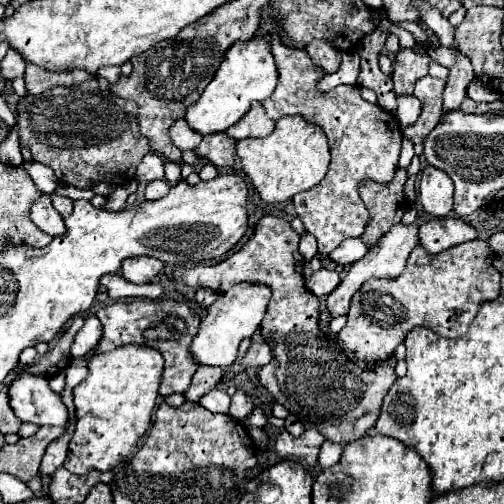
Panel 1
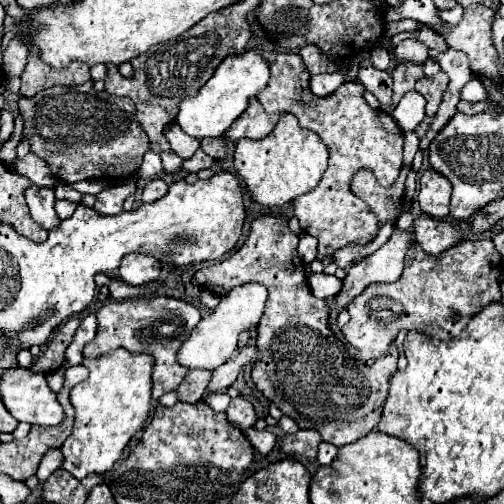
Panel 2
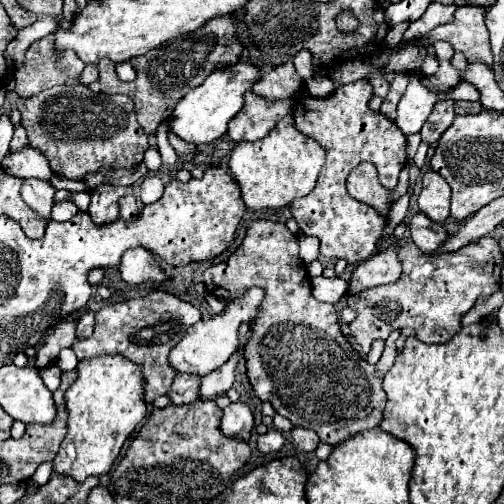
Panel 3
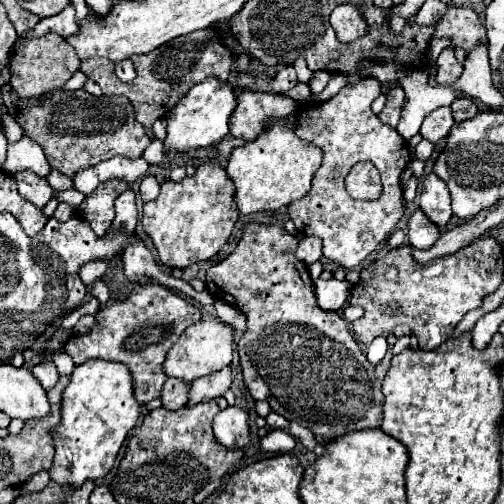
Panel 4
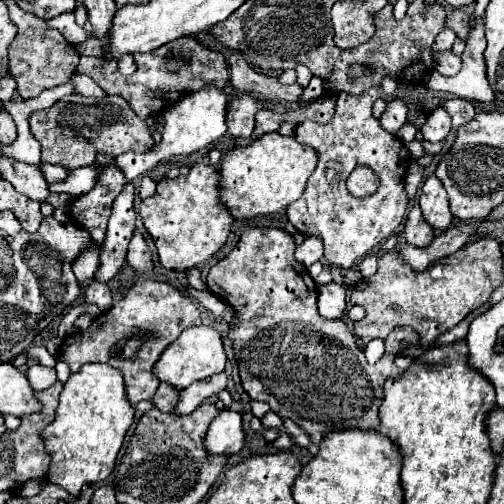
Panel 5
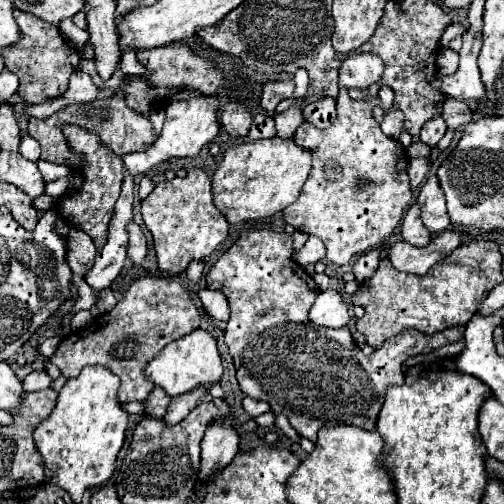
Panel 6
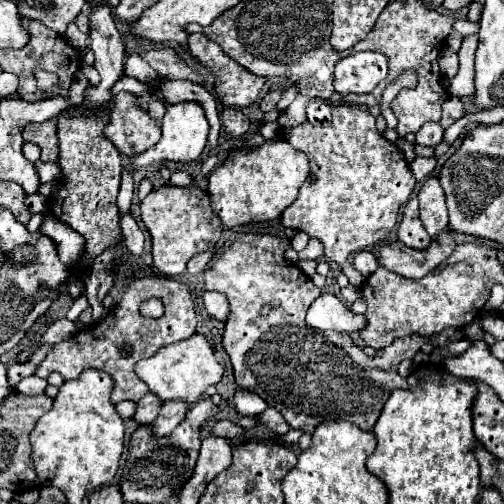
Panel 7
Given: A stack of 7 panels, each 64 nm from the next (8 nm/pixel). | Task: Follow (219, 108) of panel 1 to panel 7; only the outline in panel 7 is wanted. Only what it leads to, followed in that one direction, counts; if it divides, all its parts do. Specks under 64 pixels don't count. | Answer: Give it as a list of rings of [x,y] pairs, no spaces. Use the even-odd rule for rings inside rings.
[[[180,102],[180,104],[166,106],[166,114],[162,118],[162,138],[160,138],[160,142],[154,148],[150,148],[148,152],[130,158],[130,166],[134,170],[138,170],[138,168],[144,168],[152,162],[166,162],[166,160],[192,162],[200,156],[200,152],[206,146],[208,128],[210,126],[208,126],[208,120],[204,116],[204,110],[196,102]]]

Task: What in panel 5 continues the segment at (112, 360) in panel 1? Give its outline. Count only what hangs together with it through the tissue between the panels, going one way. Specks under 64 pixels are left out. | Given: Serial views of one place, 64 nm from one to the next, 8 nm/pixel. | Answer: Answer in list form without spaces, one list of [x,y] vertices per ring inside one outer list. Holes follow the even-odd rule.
[[[86,364],[68,378],[54,420],[40,432],[52,458],[46,480],[62,486],[72,496],[78,496],[84,484],[106,480],[114,470],[124,434],[134,420],[134,408],[124,396],[122,380],[120,372],[108,364]]]

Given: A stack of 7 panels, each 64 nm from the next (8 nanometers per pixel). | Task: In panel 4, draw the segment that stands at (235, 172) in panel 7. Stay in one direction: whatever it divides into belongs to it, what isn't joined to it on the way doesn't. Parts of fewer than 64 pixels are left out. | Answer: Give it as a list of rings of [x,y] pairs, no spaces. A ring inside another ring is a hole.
[[[274,124],[256,140],[234,148],[228,156],[226,176],[234,182],[234,196],[240,214],[278,210],[308,194],[312,176],[322,164],[322,152],[314,144],[300,140],[290,124]]]

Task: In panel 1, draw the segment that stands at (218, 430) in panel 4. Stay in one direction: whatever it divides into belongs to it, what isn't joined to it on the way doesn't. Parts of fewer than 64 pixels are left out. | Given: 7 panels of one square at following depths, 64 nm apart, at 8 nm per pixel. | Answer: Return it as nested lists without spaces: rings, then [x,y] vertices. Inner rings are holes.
[[[236,390],[236,394],[232,396],[228,416],[236,422],[244,422],[252,414],[252,410],[254,410],[254,404],[252,404],[250,396],[246,396],[246,392],[242,392],[242,390]]]

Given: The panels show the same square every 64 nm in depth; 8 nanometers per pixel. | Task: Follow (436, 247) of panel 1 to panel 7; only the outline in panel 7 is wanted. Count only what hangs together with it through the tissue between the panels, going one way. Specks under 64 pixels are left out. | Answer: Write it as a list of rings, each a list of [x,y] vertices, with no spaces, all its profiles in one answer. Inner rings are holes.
[[[416,198],[408,200],[408,204],[404,206],[402,220],[400,220],[396,236],[398,236],[398,240],[402,244],[406,244],[408,248],[414,248],[414,250],[426,250],[430,246],[432,238],[424,230],[424,226],[420,224],[420,218],[418,218],[418,200]]]

